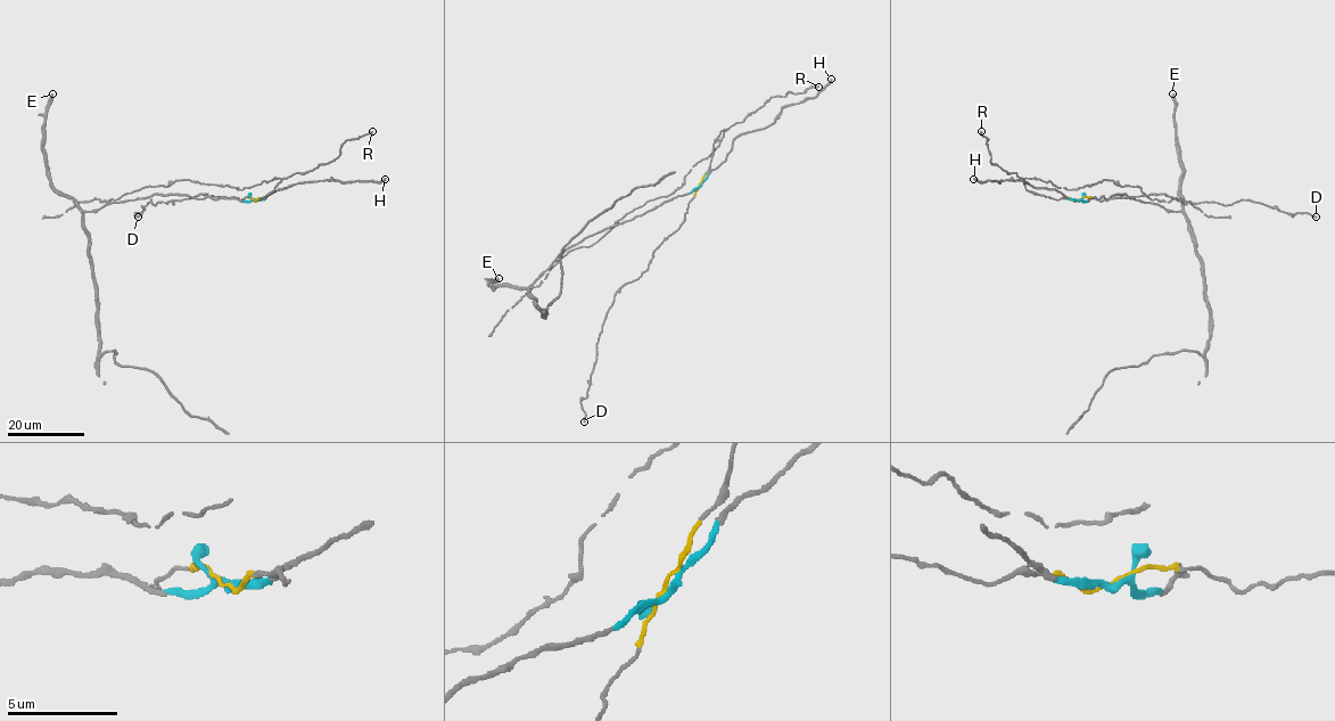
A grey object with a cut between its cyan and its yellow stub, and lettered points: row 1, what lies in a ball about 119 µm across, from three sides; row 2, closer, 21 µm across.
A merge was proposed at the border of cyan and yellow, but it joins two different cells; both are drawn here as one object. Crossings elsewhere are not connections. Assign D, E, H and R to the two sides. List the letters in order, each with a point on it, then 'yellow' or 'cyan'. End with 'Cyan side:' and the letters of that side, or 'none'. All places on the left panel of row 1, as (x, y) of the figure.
D: (138, 216) | yellow
E: (52, 93) | cyan
H: (385, 179) | cyan
R: (372, 131) | yellow
Cyan side: E, H

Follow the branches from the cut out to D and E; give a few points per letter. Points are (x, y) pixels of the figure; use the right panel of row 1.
D: (1079, 199), (1162, 194), (1177, 201), (1226, 205), (1242, 199), (1293, 215), (1304, 212), (1316, 216)
E: (1079, 199), (1126, 194), (1172, 211), (1183, 210), (1183, 168), (1176, 146), (1172, 93)

